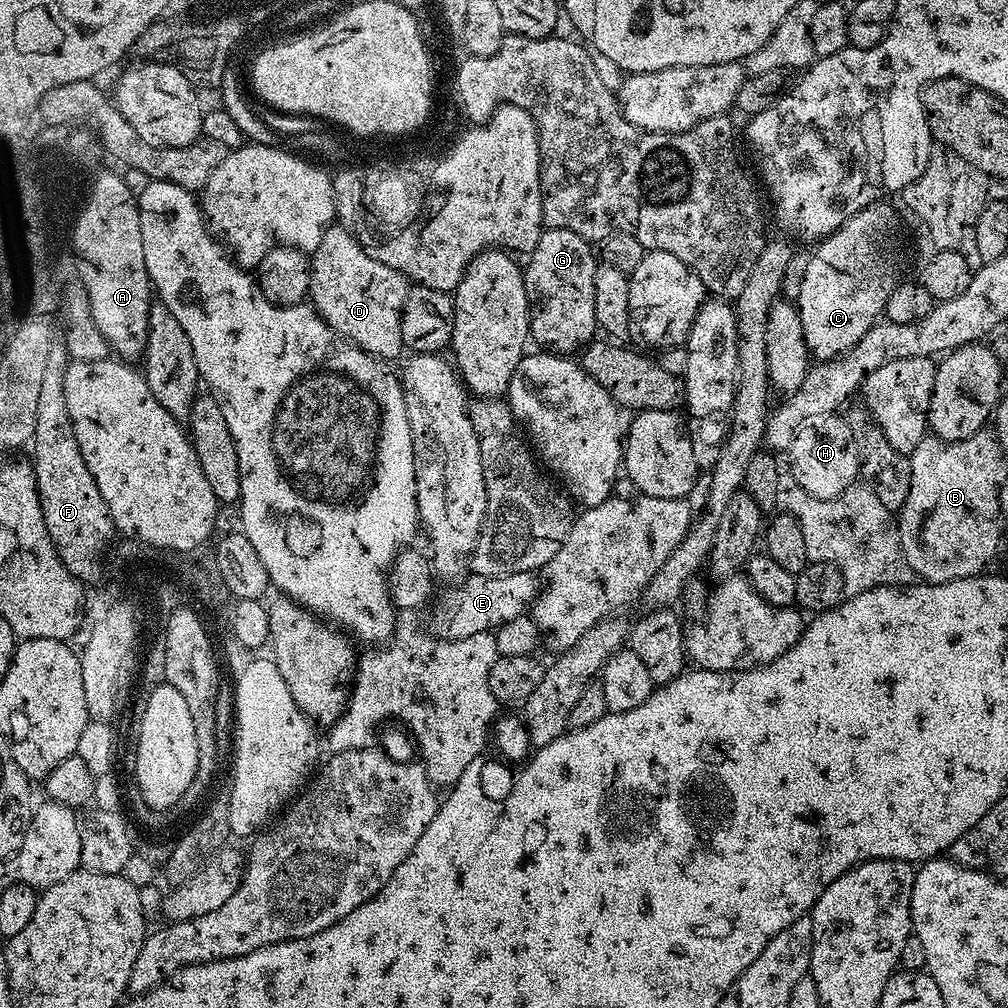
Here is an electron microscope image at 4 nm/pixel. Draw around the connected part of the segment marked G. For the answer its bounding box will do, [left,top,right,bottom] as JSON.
[523,227,598,353]

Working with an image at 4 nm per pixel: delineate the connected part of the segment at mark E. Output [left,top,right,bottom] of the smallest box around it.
[432,572,538,640]

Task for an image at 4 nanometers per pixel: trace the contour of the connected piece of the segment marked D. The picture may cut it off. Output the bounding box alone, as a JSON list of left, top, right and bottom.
[308,226,410,362]

